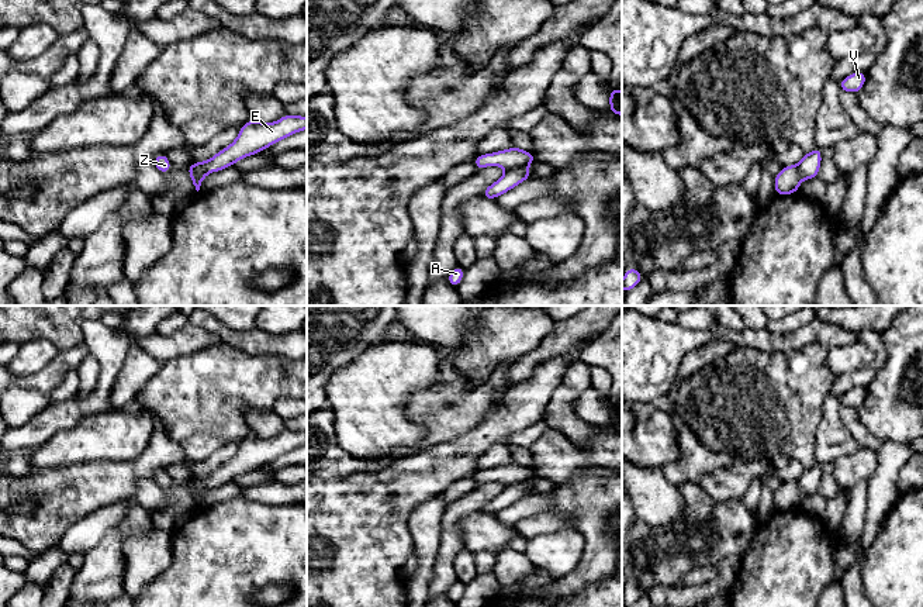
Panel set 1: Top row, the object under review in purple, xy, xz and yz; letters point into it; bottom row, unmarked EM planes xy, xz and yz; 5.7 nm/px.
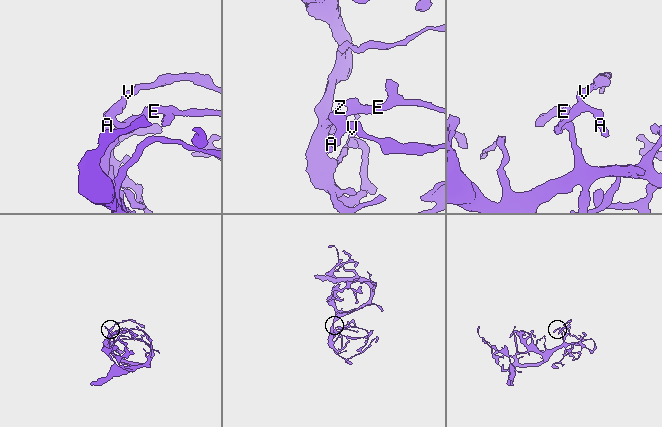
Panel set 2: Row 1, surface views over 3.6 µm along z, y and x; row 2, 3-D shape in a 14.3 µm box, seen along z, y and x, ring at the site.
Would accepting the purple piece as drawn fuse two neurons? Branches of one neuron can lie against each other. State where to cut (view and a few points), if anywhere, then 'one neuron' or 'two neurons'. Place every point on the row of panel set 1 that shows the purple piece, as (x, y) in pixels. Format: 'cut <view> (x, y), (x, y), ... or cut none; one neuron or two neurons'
cut xz (525, 165), (505, 171); two neurons

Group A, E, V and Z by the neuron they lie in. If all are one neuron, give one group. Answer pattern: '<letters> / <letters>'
A V Z / E

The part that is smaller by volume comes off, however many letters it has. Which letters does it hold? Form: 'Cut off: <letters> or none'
Cut off: A, V, Z

